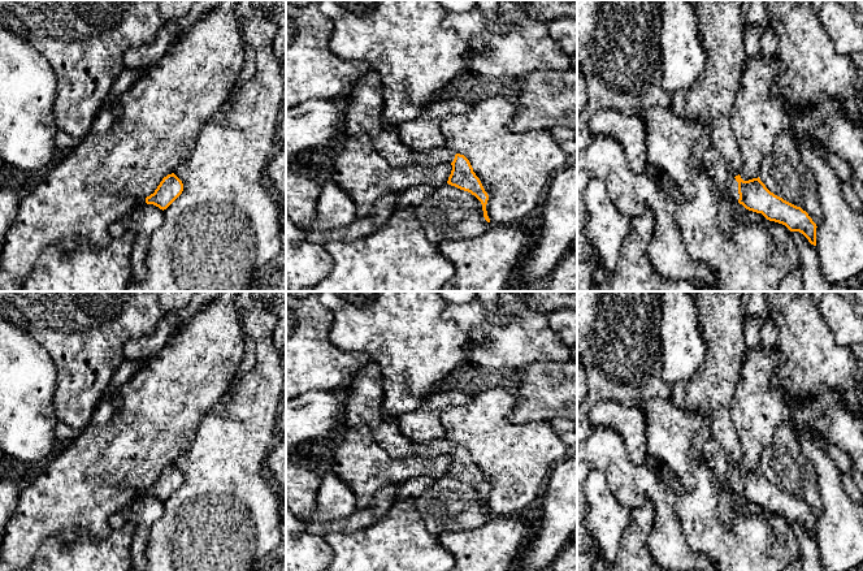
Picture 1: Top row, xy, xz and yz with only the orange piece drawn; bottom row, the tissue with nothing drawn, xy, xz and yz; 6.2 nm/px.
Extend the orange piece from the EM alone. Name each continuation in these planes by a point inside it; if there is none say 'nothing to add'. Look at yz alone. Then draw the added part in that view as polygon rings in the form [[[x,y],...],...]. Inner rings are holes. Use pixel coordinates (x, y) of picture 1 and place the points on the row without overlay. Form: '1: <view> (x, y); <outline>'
1: yz (710, 392); [[[698,291],[695,302],[706,355],[694,376],[688,381],[685,410],[698,412],[704,420],[710,421],[712,440],[728,457],[730,488],[738,492],[738,473],[734,468],[740,466],[742,454],[736,428],[730,420],[730,407],[747,350],[745,342],[746,316],[742,308],[741,291]]]

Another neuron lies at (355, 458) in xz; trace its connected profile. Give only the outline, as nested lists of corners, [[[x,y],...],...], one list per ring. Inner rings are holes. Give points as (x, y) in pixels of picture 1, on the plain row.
[[[368,427],[348,428],[328,449],[324,467],[334,472],[355,494],[357,509],[369,506],[372,497],[390,484],[416,476],[446,476],[452,457],[390,458],[376,444]]]

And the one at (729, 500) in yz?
[[[725,488],[721,490],[719,499],[719,519],[727,528],[732,528],[733,525],[733,510],[741,506],[746,515],[751,515],[754,512],[769,518],[771,512],[767,511],[762,505],[756,505],[746,501],[738,492],[732,488]]]

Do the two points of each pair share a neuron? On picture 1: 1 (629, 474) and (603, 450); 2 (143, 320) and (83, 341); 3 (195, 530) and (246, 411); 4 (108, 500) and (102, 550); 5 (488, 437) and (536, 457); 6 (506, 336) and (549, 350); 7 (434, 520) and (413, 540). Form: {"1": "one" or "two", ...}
{"1": "one", "2": "one", "3": "one", "4": "two", "5": "one", "6": "one", "7": "two"}

